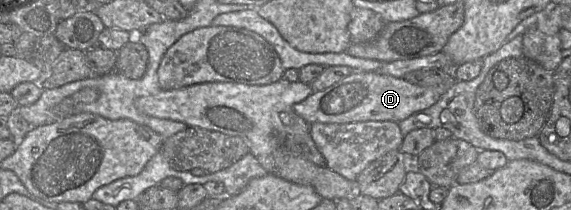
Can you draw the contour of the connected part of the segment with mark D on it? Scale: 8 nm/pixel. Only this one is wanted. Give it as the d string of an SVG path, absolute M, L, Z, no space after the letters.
M354 71L334 85L318 92L313 92L305 100L295 103L293 111L307 123L351 123L364 121L400 121L431 107L442 94L430 87L412 84L405 79L380 74L375 71Z

